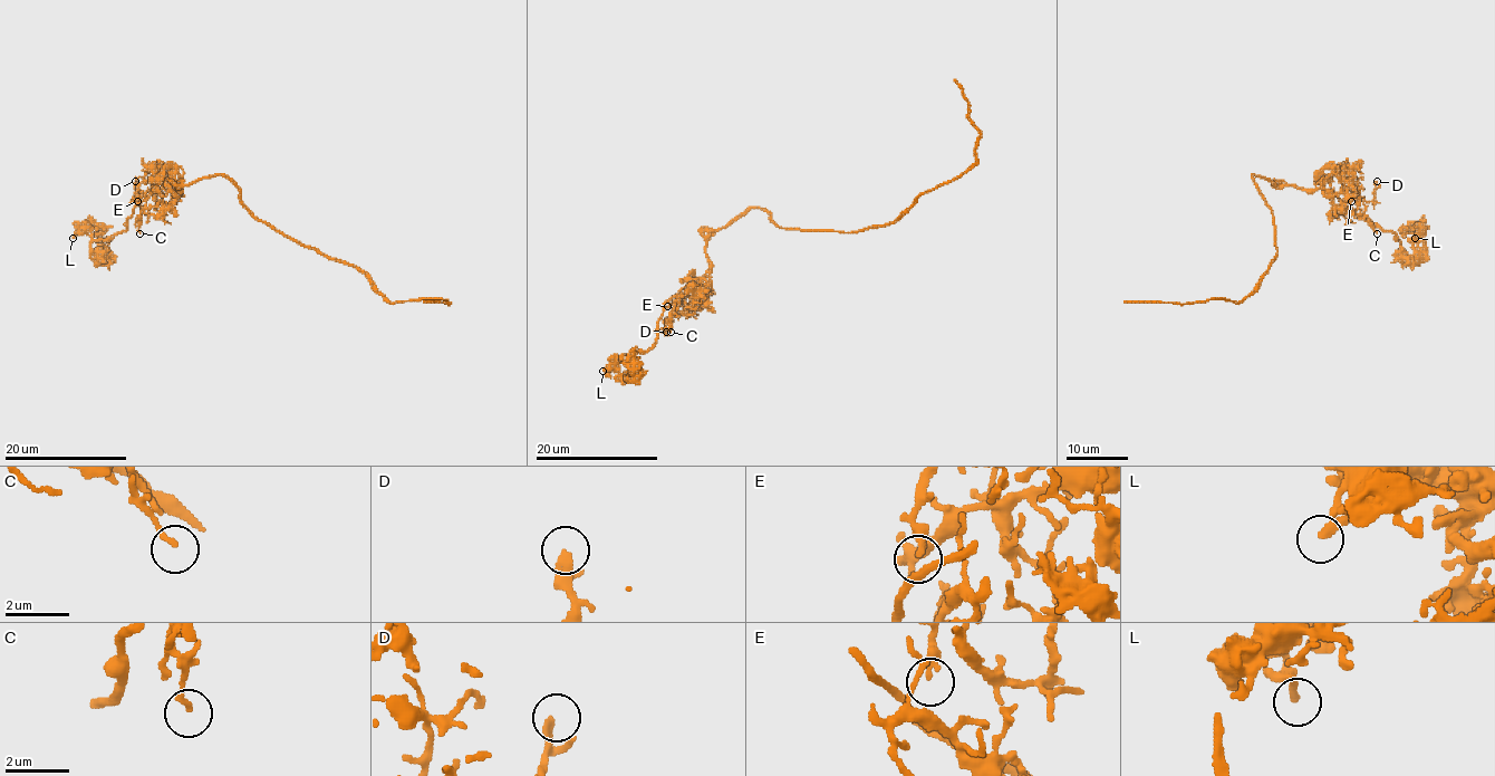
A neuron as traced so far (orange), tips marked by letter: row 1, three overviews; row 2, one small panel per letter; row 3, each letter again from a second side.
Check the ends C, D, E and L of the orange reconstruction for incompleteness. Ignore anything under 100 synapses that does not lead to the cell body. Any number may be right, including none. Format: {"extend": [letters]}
{"extend": []}

